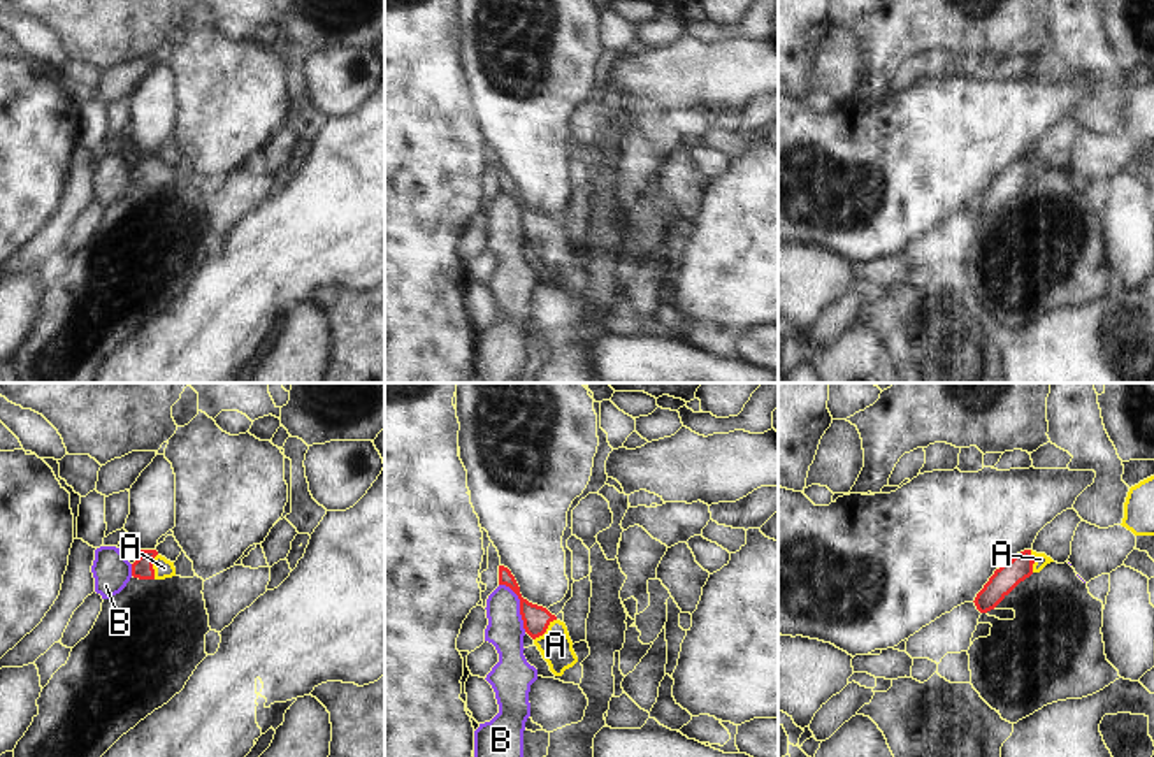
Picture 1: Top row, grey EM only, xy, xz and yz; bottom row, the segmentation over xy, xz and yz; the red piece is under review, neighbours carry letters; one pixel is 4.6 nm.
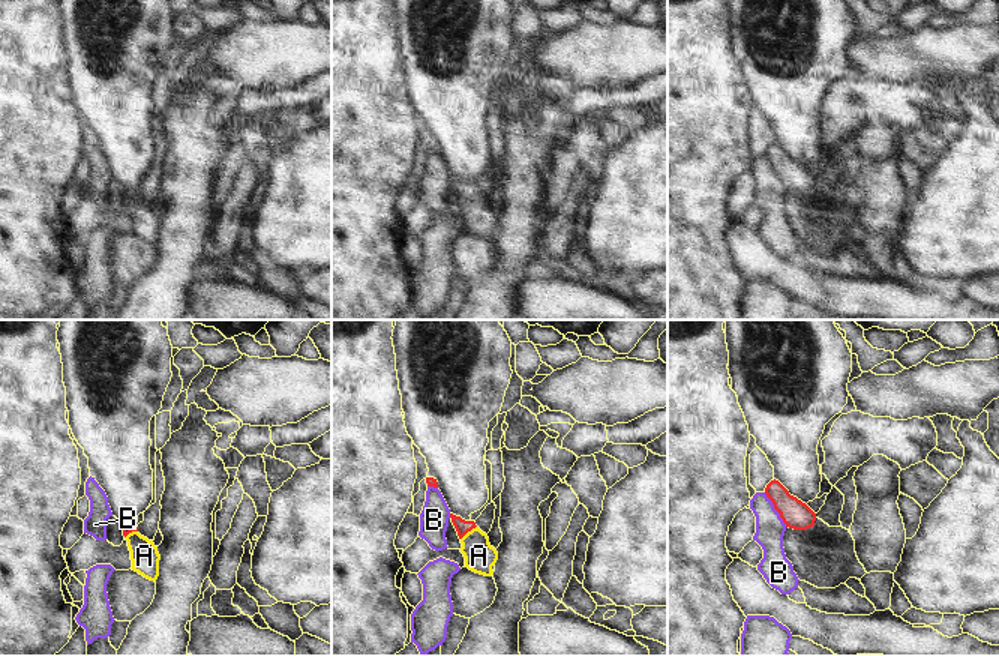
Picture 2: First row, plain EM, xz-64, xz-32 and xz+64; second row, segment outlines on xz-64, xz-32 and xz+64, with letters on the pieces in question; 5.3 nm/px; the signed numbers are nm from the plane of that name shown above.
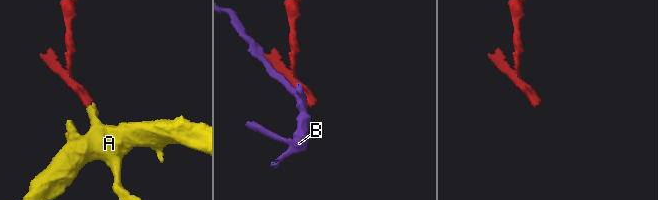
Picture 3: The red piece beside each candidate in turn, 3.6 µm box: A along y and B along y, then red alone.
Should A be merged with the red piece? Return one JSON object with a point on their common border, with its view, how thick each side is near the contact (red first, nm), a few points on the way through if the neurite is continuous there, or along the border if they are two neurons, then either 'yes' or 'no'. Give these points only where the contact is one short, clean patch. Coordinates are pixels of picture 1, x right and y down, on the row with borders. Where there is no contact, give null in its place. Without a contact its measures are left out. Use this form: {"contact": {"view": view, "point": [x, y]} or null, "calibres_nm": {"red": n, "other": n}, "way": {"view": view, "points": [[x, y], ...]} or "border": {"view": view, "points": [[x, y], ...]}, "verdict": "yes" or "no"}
{"contact": {"view": "xz", "point": [545, 631]}, "calibres_nm": {"red": 130, "other": 150}, "way": {"view": "xz", "points": [[536, 619], [545, 631], [555, 645]]}, "verdict": "yes"}

